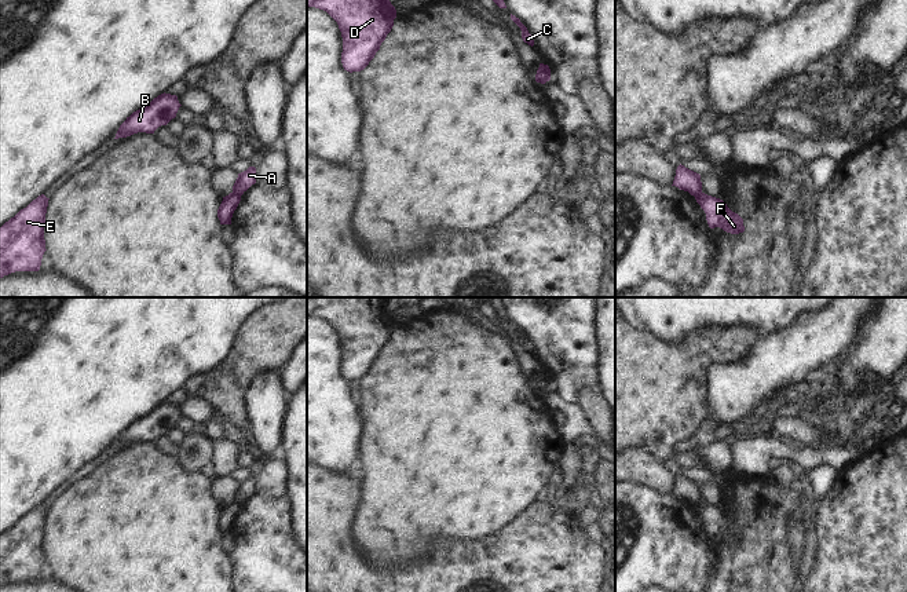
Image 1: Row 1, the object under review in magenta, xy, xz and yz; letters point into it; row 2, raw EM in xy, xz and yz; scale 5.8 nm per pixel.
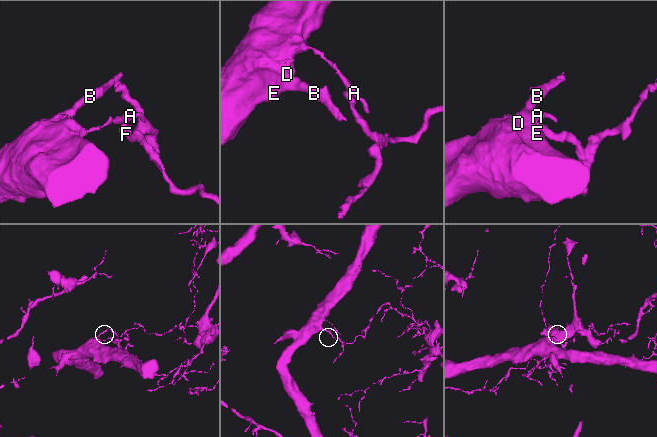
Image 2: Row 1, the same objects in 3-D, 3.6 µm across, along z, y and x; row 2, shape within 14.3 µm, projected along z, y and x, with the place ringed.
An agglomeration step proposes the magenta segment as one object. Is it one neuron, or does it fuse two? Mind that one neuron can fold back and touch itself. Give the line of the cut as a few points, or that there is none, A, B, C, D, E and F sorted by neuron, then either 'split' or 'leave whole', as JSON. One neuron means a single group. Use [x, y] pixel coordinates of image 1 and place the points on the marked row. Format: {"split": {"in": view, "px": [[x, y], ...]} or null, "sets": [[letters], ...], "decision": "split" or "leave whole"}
{"split": {"in": "xy", "px": [[233, 190], [240, 196]]}, "sets": [["A", "B", "C", "D", "E"], ["F"]], "decision": "split"}

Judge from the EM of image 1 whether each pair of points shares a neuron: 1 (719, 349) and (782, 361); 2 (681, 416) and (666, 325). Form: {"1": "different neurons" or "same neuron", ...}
{"1": "different neurons", "2": "different neurons"}

